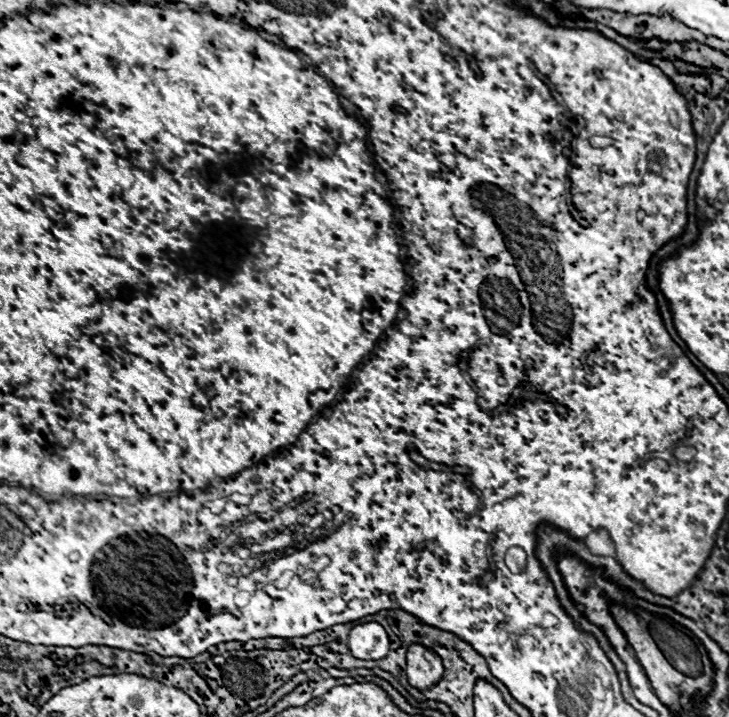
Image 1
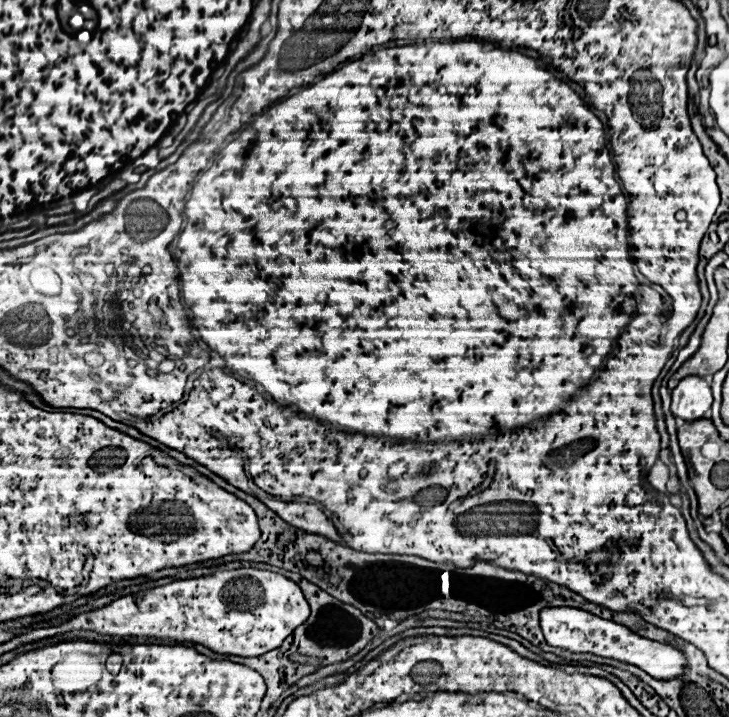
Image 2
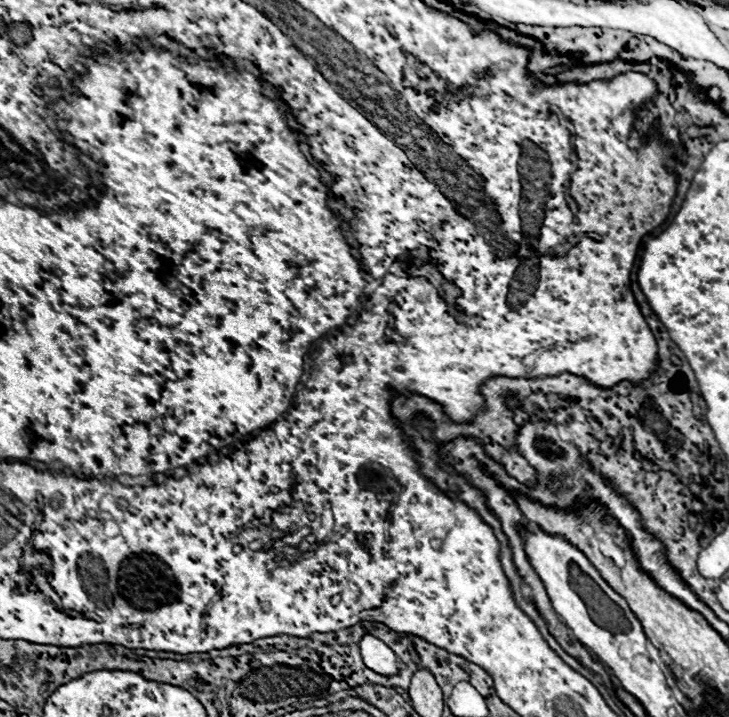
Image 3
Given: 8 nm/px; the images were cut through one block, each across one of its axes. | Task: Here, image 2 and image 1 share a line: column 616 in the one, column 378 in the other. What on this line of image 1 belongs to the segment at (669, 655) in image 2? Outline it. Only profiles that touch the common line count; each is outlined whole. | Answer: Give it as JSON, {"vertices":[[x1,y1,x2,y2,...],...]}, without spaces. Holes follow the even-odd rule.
{"vertices":[[378,622,358,624,348,634,348,648,360,660,382,660,388,654,388,634]]}

